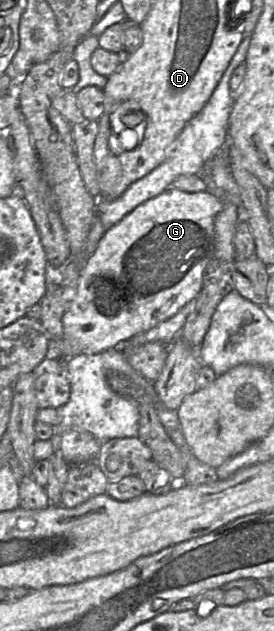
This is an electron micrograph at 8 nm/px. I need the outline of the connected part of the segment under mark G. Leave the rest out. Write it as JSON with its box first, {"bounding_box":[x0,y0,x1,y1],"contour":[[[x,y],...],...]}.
{"bounding_box":[46,187,223,360],"contour":[[[169,187],[162,194],[137,206],[107,230],[96,250],[81,267],[74,299],[63,315],[62,337],[50,340],[46,358],[67,360],[121,346],[173,317],[194,300],[202,289],[205,270],[214,253],[214,222],[223,205],[223,201],[208,191],[188,193]]]}

